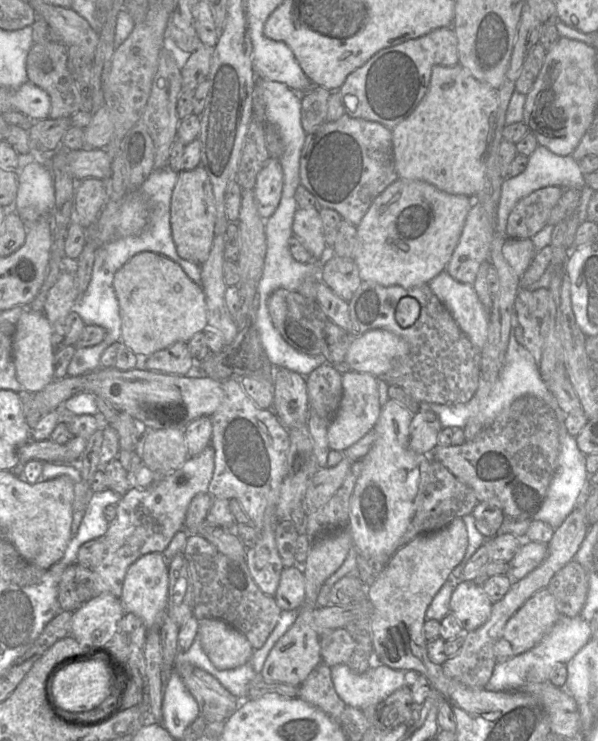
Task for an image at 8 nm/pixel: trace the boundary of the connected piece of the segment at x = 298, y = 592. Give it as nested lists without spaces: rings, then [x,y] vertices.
[[[296,567],[282,570],[279,585],[274,595],[282,611],[298,610],[305,599],[305,578]]]

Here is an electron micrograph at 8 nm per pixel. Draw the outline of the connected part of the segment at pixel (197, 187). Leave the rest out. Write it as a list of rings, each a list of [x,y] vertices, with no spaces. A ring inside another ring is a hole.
[[[199,165],[192,170],[180,171],[171,195],[170,226],[176,251],[181,258],[197,265],[206,261],[215,236],[215,220],[214,195],[205,169]]]

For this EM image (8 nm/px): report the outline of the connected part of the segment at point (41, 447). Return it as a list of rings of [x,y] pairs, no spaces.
[[[49,439],[27,441],[18,448],[17,453],[19,463],[24,464],[31,460],[76,464],[76,460],[79,458],[68,451],[65,444],[58,444]]]

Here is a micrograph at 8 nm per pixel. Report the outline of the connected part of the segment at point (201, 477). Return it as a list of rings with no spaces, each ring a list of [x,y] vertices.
[[[208,445],[201,453],[189,457],[183,466],[164,475],[153,488],[131,487],[117,503],[117,513],[104,534],[106,554],[94,572],[94,597],[109,593],[117,598],[122,589],[128,568],[147,553],[163,553],[174,535],[184,529],[187,509],[199,493],[208,492],[214,472],[215,451]]]

